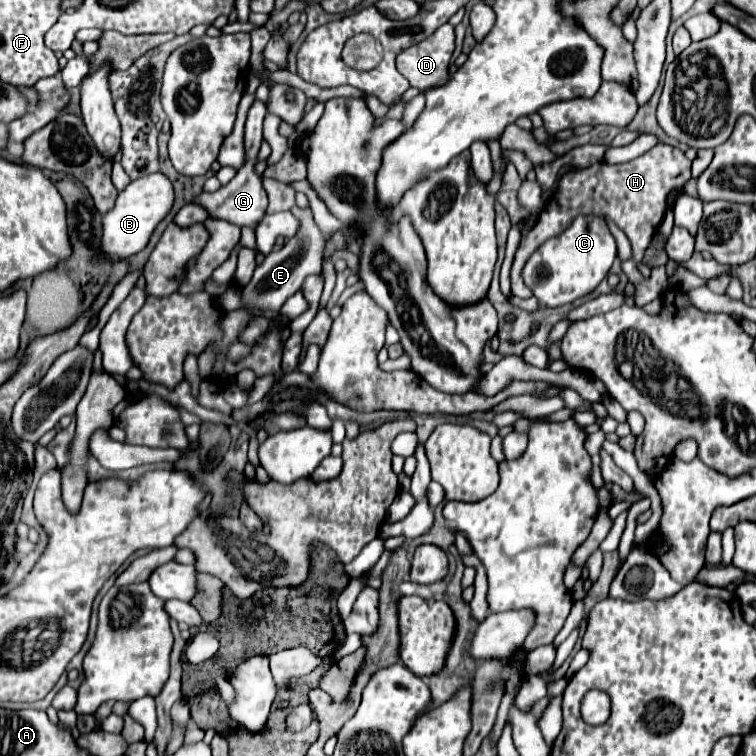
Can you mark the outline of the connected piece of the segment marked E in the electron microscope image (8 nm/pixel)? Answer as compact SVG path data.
M294 206L290 210L300 226L298 232L286 240L284 248L278 252L272 252L266 256L266 260L256 268L250 284L242 290L242 300L244 304L248 304L250 308L260 308L260 310L280 310L282 304L286 302L286 298L290 298L292 294L296 294L302 286L302 280L310 274L320 274L322 270L322 260L324 260L324 236L318 230L312 212L308 208L298 208Z

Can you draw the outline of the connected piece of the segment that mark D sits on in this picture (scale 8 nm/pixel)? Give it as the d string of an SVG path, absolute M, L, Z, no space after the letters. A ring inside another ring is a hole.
M440 26L430 38L406 48L398 60L398 72L406 76L410 86L428 90L444 86L450 80L450 58L454 52L454 26Z

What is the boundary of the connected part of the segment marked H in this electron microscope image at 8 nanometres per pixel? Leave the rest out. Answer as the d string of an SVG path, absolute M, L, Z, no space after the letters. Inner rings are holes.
M654 146L644 156L638 156L636 160L624 162L624 164L606 164L596 162L590 168L580 168L576 172L568 172L558 186L558 192L554 198L544 206L538 224L520 238L520 246L514 254L514 262L510 268L510 280L512 280L512 294L530 298L532 292L522 282L522 266L526 264L526 258L548 238L556 236L564 228L570 226L572 218L578 214L596 214L596 216L608 216L616 222L616 226L628 236L632 244L634 258L630 262L622 262L622 270L632 280L632 284L638 284L642 280L642 274L636 270L636 264L644 258L646 248L650 246L650 240L654 232L658 230L664 212L666 212L666 196L676 184L686 184L690 180L690 160L686 160L684 152L674 146Z

